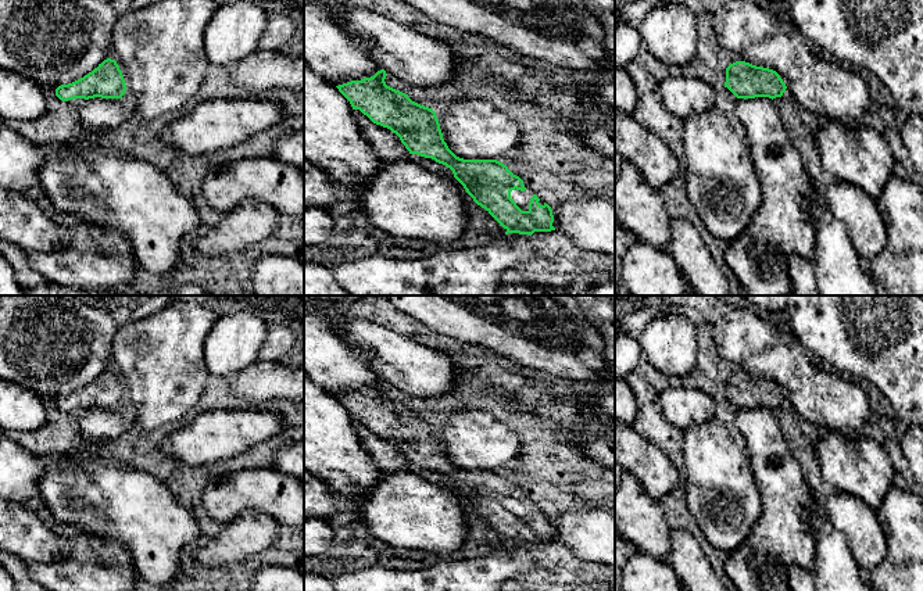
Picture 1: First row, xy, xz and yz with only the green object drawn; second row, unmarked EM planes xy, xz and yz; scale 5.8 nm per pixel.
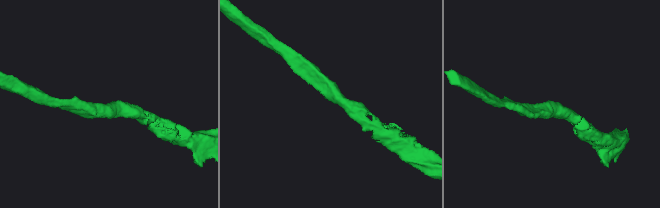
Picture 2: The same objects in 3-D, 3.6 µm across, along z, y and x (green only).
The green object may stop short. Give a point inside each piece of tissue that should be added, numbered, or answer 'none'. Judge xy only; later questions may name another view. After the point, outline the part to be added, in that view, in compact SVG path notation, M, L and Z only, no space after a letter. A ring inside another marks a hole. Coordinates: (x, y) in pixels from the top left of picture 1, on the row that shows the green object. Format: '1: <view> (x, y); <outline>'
none

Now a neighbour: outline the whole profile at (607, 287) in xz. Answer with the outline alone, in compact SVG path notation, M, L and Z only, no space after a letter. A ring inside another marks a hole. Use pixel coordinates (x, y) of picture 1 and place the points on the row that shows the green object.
M615 272L611 273L608 280L591 287L587 296L615 296Z

